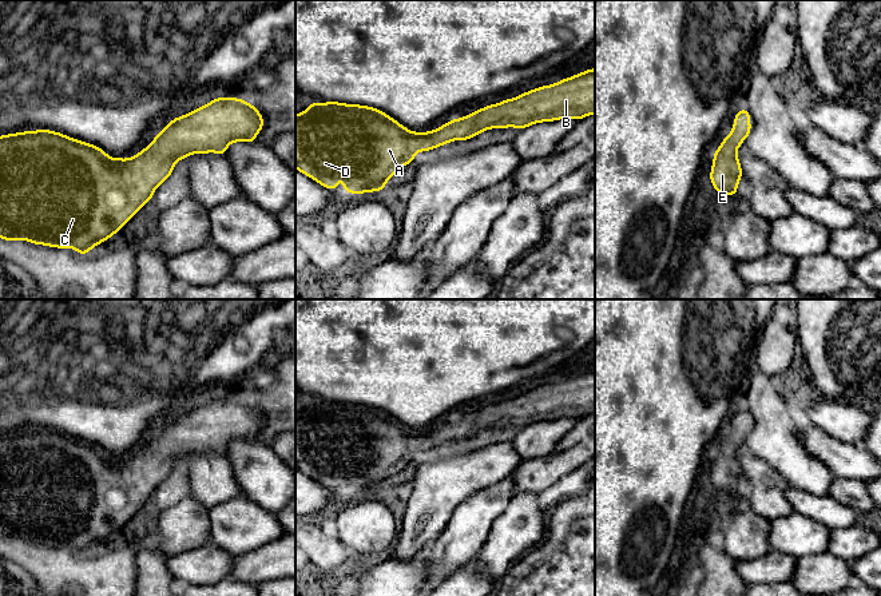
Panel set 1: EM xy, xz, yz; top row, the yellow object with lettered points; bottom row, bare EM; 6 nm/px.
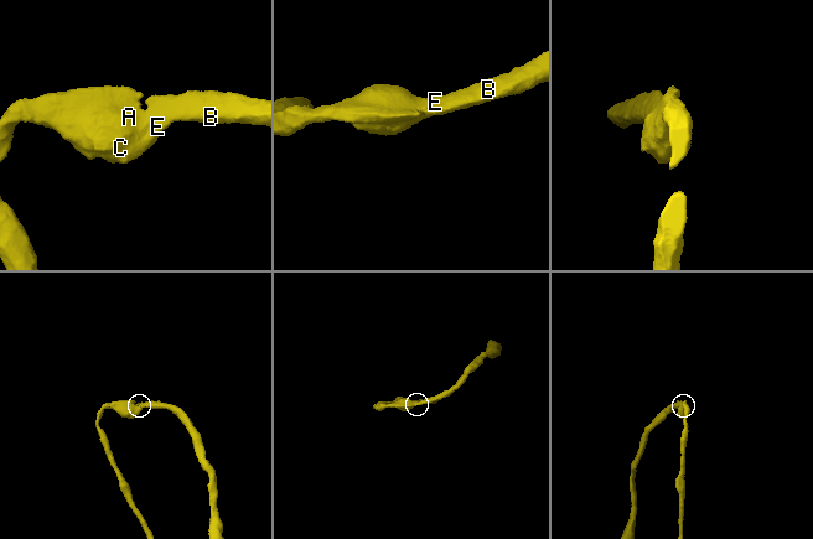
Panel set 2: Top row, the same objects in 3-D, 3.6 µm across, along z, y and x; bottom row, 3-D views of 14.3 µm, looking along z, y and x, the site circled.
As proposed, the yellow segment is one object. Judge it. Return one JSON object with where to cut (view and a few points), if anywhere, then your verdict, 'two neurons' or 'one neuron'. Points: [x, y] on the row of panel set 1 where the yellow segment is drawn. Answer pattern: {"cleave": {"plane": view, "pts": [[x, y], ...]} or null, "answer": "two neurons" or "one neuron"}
{"cleave": null, "answer": "one neuron"}

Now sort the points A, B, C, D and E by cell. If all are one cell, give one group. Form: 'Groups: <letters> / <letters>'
Groups: A B C D E

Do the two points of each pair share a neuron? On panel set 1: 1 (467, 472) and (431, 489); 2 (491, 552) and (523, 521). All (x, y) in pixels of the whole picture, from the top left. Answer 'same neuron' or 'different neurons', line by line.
1: same neuron
2: same neuron

